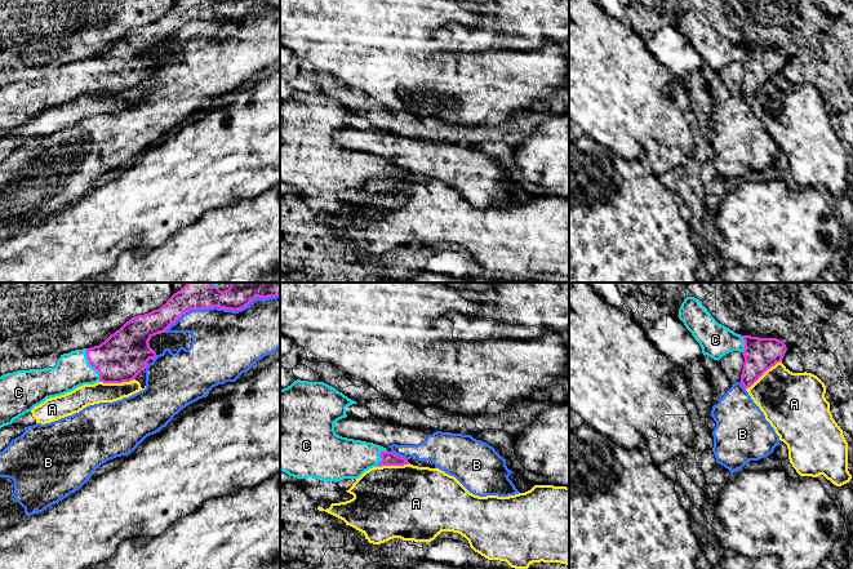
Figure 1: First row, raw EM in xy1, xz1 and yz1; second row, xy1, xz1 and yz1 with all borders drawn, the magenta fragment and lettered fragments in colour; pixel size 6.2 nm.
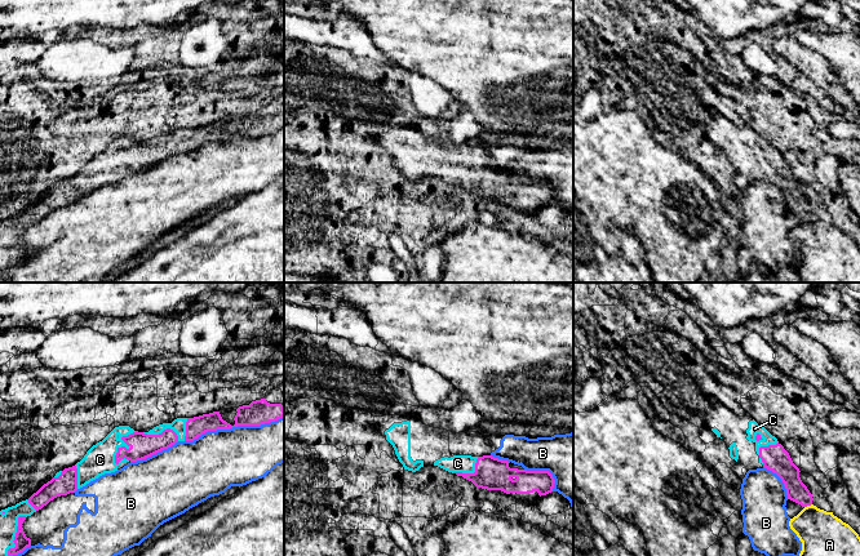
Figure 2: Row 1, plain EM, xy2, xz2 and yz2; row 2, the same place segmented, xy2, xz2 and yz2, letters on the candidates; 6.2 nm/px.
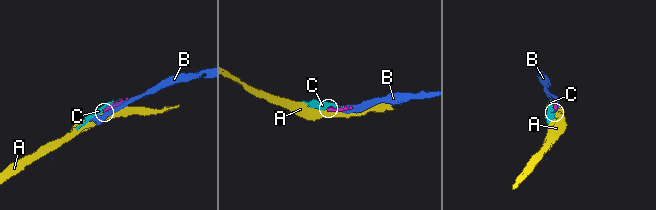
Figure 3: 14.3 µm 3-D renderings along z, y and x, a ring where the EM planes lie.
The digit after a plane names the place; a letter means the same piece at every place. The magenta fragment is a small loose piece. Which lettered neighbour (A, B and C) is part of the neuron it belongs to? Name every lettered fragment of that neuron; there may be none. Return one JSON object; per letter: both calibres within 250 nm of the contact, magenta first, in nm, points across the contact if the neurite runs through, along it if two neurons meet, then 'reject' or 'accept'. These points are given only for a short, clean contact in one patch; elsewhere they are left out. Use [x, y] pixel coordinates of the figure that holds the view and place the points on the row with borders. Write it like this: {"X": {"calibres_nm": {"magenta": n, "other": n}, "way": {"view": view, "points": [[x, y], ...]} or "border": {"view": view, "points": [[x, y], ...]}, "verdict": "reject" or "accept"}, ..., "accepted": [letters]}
{"A": {"calibres_nm": {"magenta": 200, "other": 360}, "verdict": "reject"}, "B": {"calibres_nm": {"magenta": 200, "other": 420}, "verdict": "reject"}, "C": {"calibres_nm": {"magenta": 160, "other": 190}, "verdict": "accept"}, "accepted": ["C"]}

